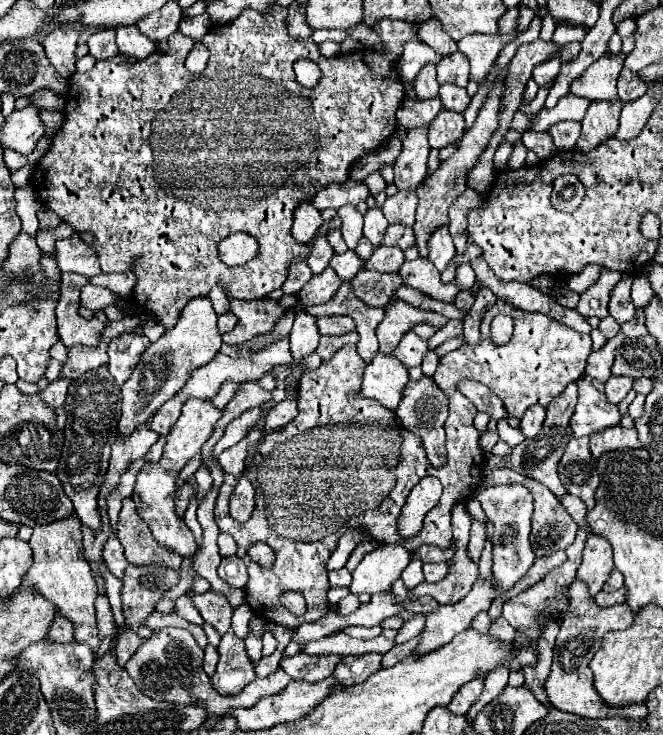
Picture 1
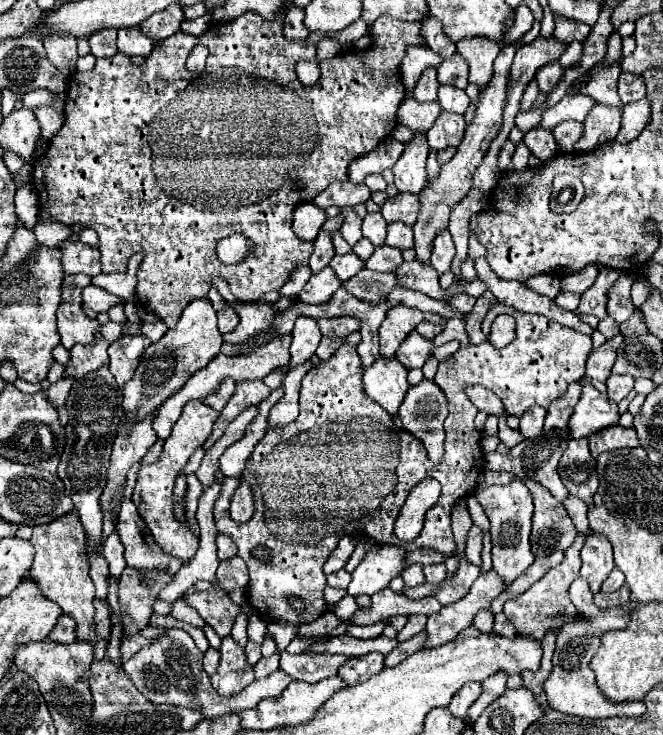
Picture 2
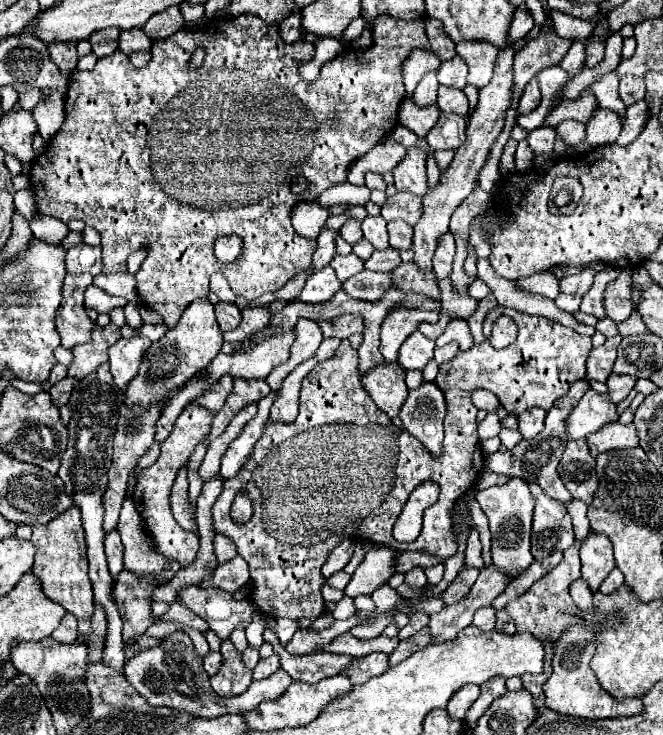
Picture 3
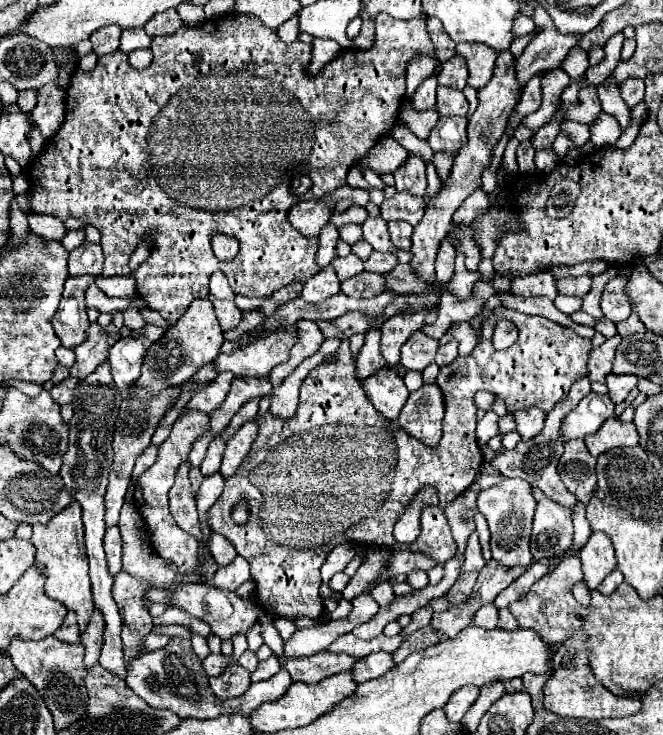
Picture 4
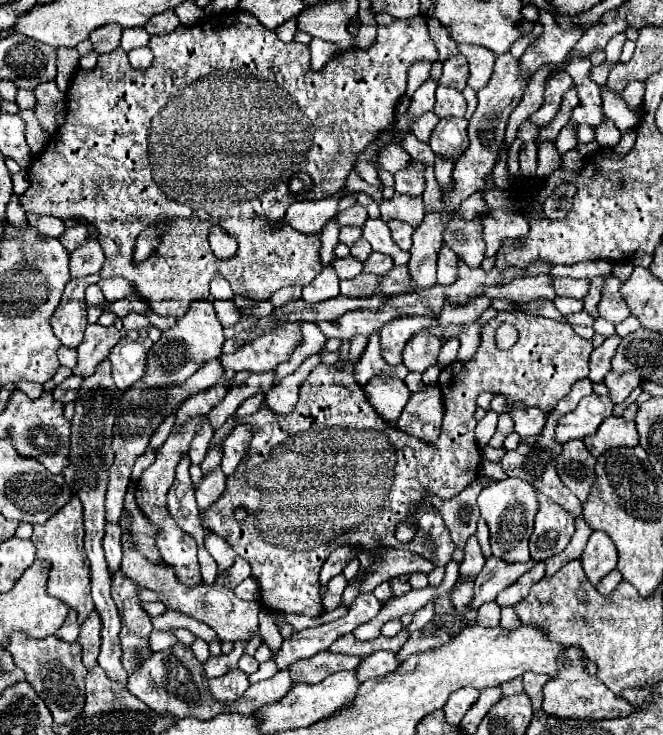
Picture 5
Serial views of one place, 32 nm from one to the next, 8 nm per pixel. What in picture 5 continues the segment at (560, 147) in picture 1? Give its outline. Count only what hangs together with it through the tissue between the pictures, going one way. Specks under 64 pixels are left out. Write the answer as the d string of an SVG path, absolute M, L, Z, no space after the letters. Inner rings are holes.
M579 124L576 130L578 144L592 142L594 140L594 127L586 124Z

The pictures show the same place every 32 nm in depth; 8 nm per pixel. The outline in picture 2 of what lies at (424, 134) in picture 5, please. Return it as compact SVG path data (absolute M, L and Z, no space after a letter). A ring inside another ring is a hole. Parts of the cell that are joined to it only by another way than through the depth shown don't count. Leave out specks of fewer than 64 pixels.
M408 96L398 108L398 122L408 126L410 130L426 132L426 130L430 130L430 126L434 124L434 120L440 112L442 112L442 108L440 108L438 100L432 100L428 104L420 104L412 96Z

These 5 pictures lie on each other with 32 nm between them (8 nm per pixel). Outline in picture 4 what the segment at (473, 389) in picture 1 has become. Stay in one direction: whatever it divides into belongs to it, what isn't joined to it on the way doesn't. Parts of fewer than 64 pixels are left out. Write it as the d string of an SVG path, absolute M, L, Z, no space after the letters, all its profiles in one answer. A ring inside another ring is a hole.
M480 390L480 392L476 392L476 396L474 396L474 404L480 408L480 410L492 410L492 406L494 406L494 400L496 400L496 396L494 394L490 394L490 392L484 392L484 390Z

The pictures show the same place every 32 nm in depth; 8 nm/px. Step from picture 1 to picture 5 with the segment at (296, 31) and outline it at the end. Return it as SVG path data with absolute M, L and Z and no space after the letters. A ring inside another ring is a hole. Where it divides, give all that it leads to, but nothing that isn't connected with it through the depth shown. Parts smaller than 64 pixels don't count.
M290 18L290 20L286 20L282 26L276 28L276 34L278 34L280 40L284 40L284 42L292 42L296 30L298 30L298 26L296 26L296 18Z

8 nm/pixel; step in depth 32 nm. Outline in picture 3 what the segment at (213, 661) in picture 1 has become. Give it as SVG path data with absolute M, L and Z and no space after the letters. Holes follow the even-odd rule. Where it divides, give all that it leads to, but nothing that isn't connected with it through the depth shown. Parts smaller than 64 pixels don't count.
M210 650L210 652L204 656L204 670L208 672L208 676L214 676L214 674L218 672L220 664L222 664L220 652L212 652L212 650Z

